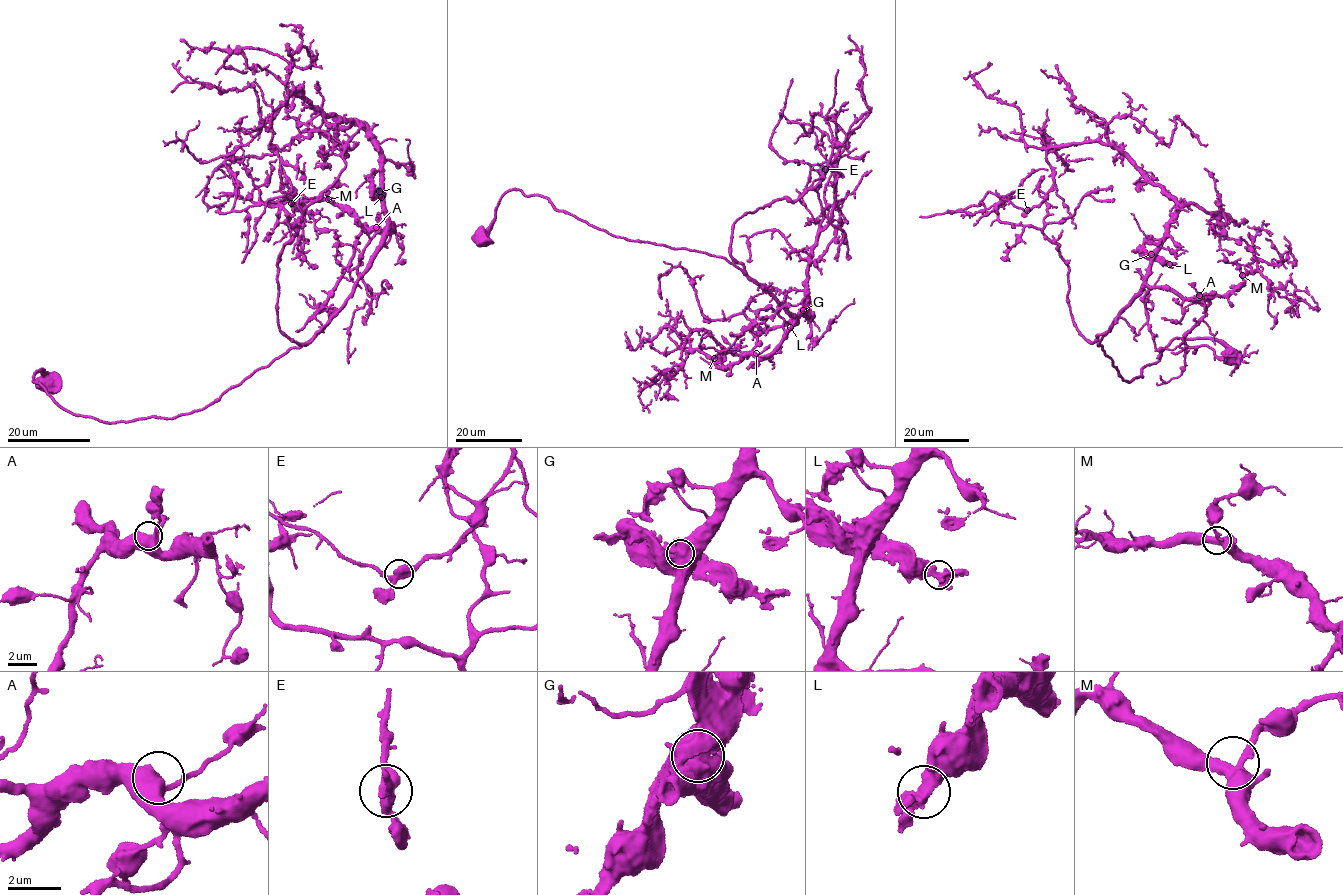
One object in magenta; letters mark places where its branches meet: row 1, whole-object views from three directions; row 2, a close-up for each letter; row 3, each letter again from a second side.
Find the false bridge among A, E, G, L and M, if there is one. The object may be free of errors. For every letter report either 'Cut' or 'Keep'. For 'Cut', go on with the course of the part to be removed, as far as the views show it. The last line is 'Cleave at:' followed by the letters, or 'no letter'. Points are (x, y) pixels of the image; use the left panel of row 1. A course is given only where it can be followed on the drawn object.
A: Keep
E: Keep
G: Cut
L: Keep
M: Keep
Cleave at: G

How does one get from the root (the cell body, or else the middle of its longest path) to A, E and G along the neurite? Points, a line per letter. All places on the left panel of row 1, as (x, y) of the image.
A: (47, 382), (33, 374), (61, 407), (106, 422), (203, 410), (318, 333), (395, 226), (376, 227)
E: (47, 382), (33, 374), (79, 415), (172, 418), (311, 340), (277, 320), (289, 182), (291, 203)
G: (47, 382), (33, 374), (61, 407), (106, 422), (203, 410), (299, 348), (341, 307), (386, 228), (379, 191)

